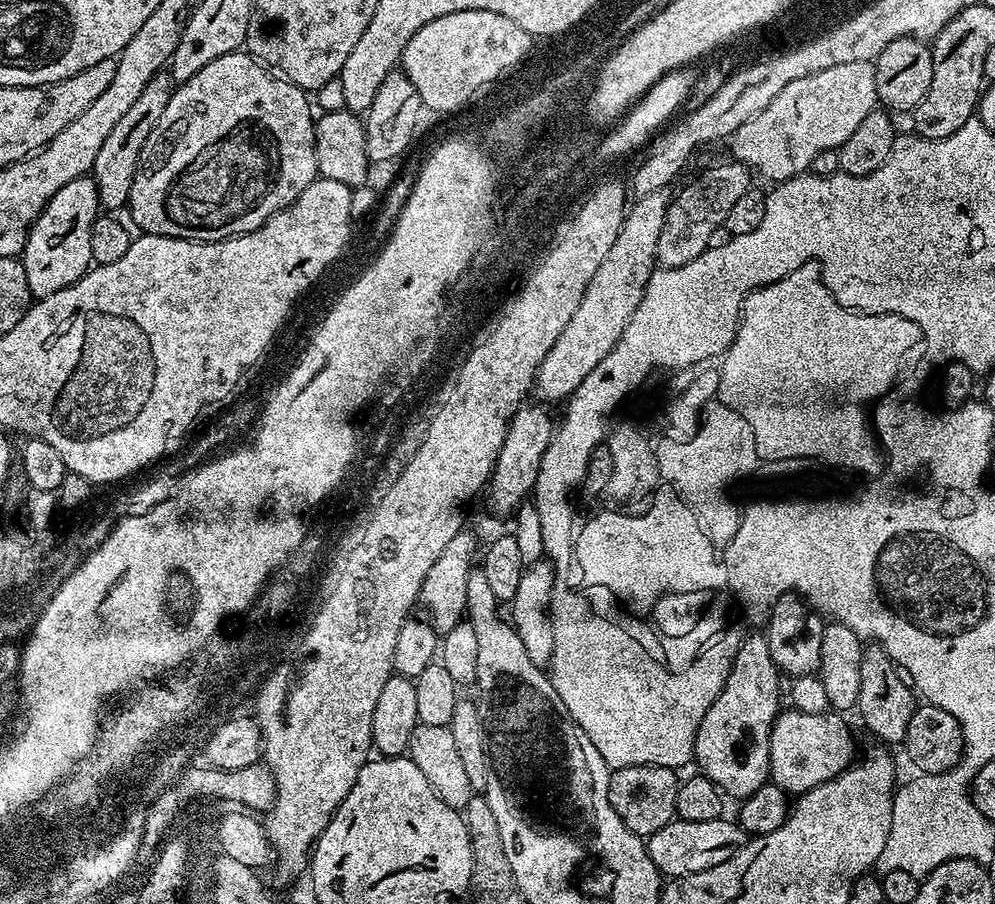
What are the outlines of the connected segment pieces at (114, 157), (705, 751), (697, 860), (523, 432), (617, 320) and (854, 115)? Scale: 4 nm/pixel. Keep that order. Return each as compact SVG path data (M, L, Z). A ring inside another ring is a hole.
M164 70L157 72L150 78L150 82L146 82L146 90L142 90L134 106L130 106L129 112L115 124L114 130L110 130L106 142L102 142L90 173L96 182L101 209L120 210L127 205L130 186L134 186L134 174L138 170L142 146L146 146L146 138L150 138L154 126L158 126L162 110L166 110L166 102L170 102L173 91L174 81L171 75Z
M763 631L753 636L745 635L718 698L714 698L698 726L692 751L695 767L700 767L697 769L729 797L743 798L754 794L754 790L769 779L770 734L772 724L782 711L780 680L781 673L770 658L767 635Z
M673 818L669 824L662 826L662 830L658 830L646 840L650 862L654 862L654 866L664 878L689 876L702 870L710 870L710 866L718 866L718 862L734 858L737 848L741 848L745 842L746 833L732 818L710 822L690 822Z
M540 402L525 403L514 414L506 430L506 442L502 442L502 450L498 450L498 458L486 488L488 508L496 516L511 517L533 495L542 458L554 435L554 420L552 424L544 408L547 407Z
M661 190L639 197L635 203L633 208L631 205L625 211L618 238L614 238L614 246L610 246L606 258L602 258L602 266L598 266L594 278L590 278L590 286L586 286L586 294L582 294L582 302L578 302L574 318L566 322L566 330L558 334L558 342L550 346L550 354L542 358L534 385L537 401L567 401L572 392L582 386L586 374L590 374L590 370L594 370L594 366L614 350L618 338L622 338L622 330L626 330L630 318L634 318L638 302L642 302L642 294L658 267L658 237L662 235L662 226L666 222L670 196Z
M850 62L849 64L835 64L826 70L818 70L807 78L798 78L790 82L790 86L783 88L754 118L750 118L730 137L732 152L737 161L746 165L757 177L765 176L771 182L789 180L791 176L807 173L812 167L814 158L822 154L822 150L837 150L854 134L854 129L861 124L862 118L870 114L876 107L876 66L872 62Z

